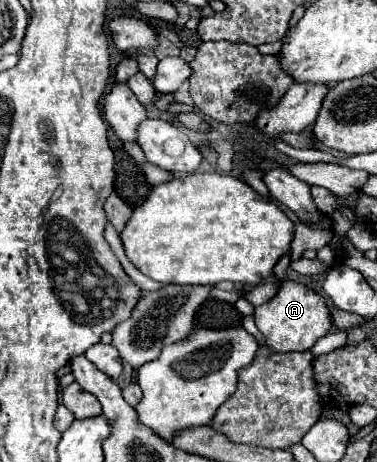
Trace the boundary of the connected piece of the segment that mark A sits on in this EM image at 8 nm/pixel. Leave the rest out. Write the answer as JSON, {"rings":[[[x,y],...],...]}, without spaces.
{"rings":[[[283,280],[279,284],[279,292],[267,304],[255,308],[255,324],[267,340],[267,346],[273,352],[303,352],[311,350],[319,338],[329,334],[331,330],[331,312],[321,294],[307,288],[295,280]]]}

